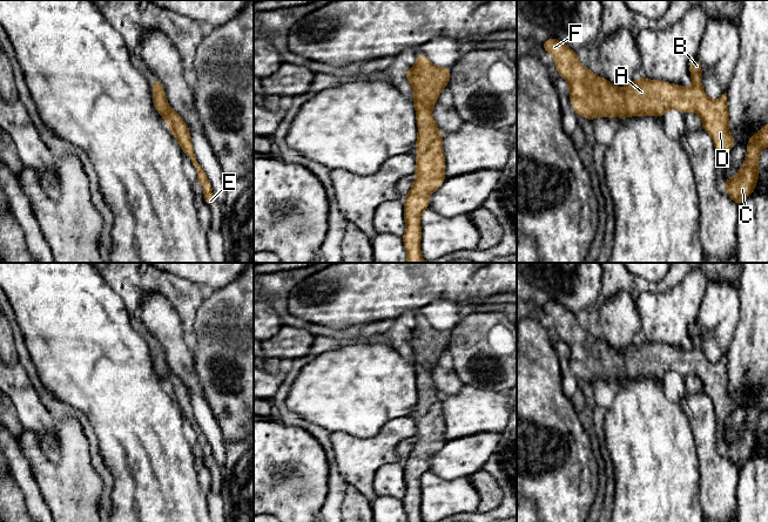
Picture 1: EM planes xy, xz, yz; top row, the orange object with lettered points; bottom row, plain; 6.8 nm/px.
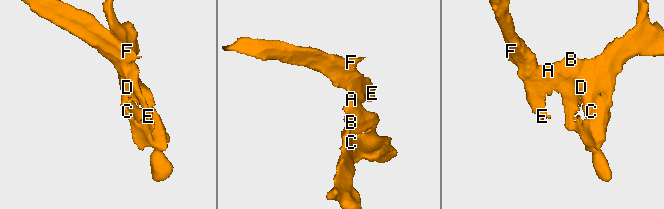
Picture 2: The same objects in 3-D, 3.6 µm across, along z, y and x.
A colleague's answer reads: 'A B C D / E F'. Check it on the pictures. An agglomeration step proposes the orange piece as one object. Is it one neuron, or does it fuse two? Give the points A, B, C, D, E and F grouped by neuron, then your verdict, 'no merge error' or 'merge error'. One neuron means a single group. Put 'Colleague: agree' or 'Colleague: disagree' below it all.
A B C D E F; no merge error
Colleague: disagree

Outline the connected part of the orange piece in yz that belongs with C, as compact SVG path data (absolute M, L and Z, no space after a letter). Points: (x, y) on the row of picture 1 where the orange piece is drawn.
M768 124L761 127L756 135L749 137L742 168L732 179L725 177L723 187L726 194L733 198L739 208L756 187L759 156L763 147L768 147Z

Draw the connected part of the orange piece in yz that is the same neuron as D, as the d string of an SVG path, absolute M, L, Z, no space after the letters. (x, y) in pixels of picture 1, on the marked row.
M548 36L541 50L553 56L559 75L568 82L571 104L579 116L588 121L595 117L618 116L624 120L645 115L663 118L667 109L676 109L683 115L695 111L715 144L716 170L725 170L726 155L735 145L735 138L728 129L727 93L715 101L707 97L701 84L702 66L698 59L689 62L693 79L690 87L640 76L620 89L584 67L577 52L554 38Z

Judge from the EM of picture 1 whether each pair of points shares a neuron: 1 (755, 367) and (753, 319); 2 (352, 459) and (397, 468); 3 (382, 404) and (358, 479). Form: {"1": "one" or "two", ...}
{"1": "one", "2": "two", "3": "two"}

